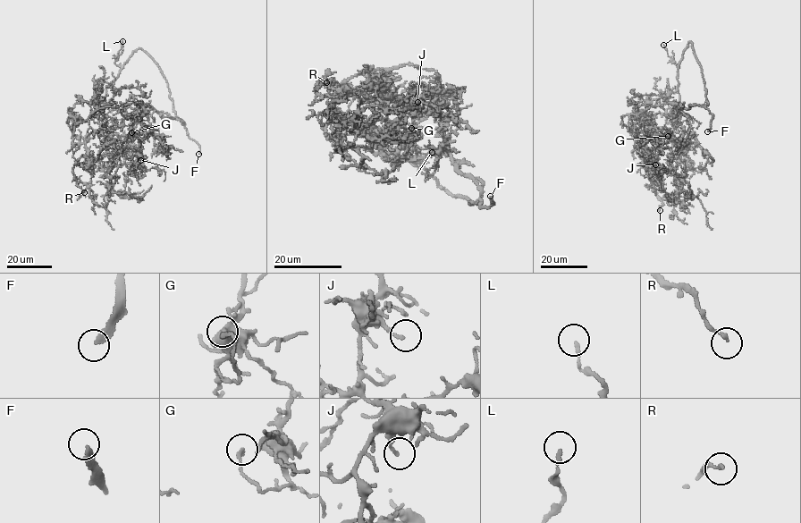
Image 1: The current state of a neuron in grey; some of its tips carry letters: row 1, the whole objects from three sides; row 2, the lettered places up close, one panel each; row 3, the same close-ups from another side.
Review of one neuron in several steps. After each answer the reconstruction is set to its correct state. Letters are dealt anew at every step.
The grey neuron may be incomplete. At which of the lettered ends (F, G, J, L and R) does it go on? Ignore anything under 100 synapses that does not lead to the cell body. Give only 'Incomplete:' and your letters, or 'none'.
Incomplete: F

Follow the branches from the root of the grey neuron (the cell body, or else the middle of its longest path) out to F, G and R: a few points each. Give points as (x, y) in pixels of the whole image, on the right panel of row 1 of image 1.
F: (685, 142), (687, 117), (675, 105), (687, 109), (695, 104), (704, 106), (712, 115), (707, 131)
G: (685, 142), (689, 127), (685, 114), (679, 117), (679, 123), (674, 128), (672, 139), (668, 136)
R: (685, 142), (684, 150), (660, 127), (645, 143), (654, 177), (650, 186), (661, 203), (660, 210)

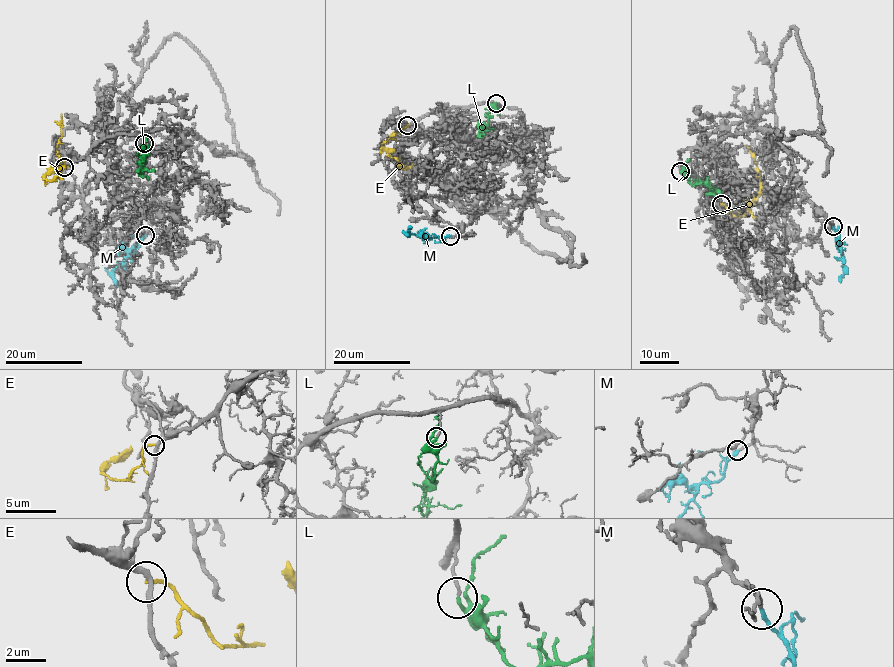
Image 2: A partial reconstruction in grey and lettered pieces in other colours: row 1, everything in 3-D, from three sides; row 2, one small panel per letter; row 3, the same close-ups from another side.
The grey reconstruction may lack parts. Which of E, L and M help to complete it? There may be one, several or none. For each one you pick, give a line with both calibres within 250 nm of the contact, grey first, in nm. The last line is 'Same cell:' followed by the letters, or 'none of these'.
L: calibres 150 and 200 nm
M: calibres 180 and 240 nm
Same cell: L, M

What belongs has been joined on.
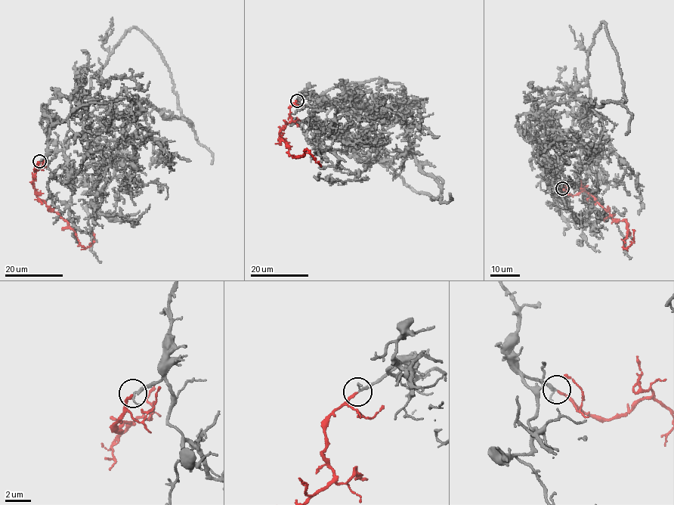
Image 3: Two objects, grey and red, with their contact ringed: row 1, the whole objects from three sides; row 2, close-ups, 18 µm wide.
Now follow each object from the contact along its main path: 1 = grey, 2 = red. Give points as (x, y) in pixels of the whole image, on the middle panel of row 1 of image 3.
1: (297, 100), (320, 95), (304, 133), (350, 155), (363, 129), (335, 134), (334, 121), (391, 116)
2: (297, 100), (279, 138), (289, 155), (307, 150), (319, 164)

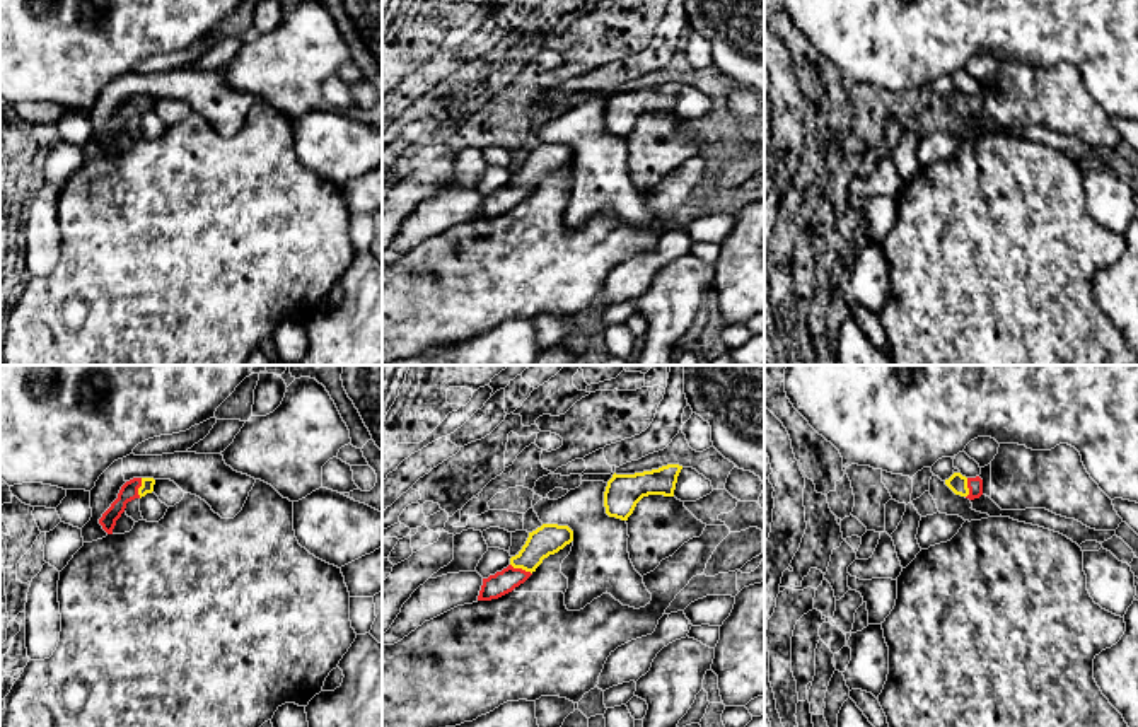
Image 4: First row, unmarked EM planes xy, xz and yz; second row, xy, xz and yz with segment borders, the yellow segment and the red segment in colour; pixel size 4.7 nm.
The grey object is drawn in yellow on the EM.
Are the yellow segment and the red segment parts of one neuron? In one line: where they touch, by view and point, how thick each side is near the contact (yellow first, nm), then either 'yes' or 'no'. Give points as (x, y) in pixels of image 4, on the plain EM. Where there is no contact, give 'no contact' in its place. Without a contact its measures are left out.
contact xz (521, 185); calibres 140 and 110 nm; yes

